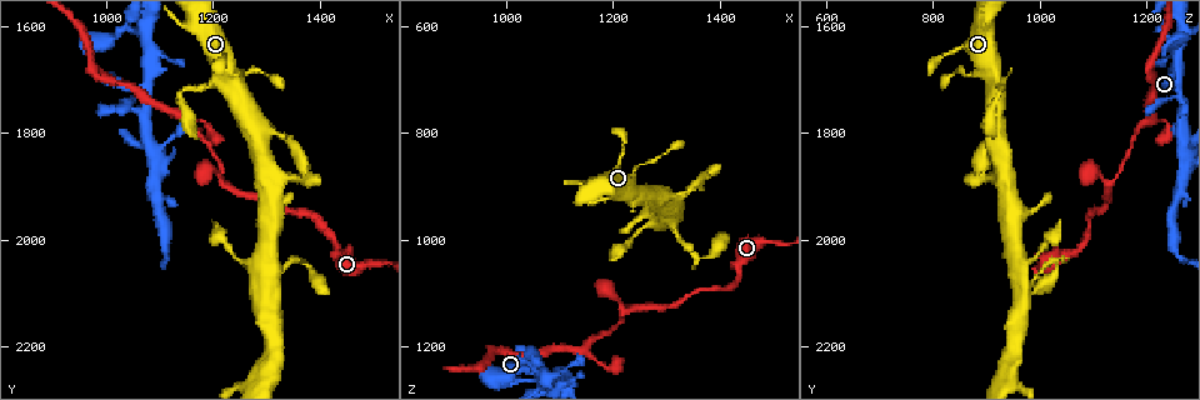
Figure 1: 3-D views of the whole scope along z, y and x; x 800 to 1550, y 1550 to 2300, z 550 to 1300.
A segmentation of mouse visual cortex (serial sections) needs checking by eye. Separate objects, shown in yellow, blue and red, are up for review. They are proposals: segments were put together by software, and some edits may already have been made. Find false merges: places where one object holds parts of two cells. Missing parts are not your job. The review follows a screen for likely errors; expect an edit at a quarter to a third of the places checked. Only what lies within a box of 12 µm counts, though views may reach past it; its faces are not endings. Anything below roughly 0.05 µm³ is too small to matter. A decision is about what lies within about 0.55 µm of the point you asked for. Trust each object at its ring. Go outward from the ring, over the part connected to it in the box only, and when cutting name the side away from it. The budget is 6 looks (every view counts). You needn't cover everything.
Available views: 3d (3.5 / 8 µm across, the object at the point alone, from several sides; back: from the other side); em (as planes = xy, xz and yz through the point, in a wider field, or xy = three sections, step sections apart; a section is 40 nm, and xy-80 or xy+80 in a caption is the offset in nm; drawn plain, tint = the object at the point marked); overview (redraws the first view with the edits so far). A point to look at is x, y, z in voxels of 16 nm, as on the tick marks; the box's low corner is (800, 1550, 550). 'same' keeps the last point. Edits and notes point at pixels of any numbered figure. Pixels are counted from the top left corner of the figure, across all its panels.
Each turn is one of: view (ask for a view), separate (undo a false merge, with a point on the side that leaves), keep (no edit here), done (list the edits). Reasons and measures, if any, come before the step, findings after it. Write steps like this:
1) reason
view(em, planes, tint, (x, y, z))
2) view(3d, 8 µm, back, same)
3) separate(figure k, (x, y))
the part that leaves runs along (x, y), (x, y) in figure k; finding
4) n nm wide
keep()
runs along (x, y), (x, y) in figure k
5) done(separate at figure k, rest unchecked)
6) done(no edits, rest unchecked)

looks like a crossing
view(3d, 3.5 µm, (1070, 1720, 1255))

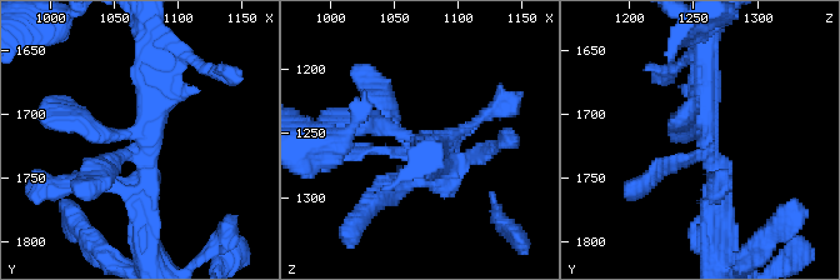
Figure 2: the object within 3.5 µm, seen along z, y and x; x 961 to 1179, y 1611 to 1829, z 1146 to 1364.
4 arms; arms of 200, 300, 300, 350 nm; shape alone is not enough
view(em, planes, tint, (1070, 1716, 1258))

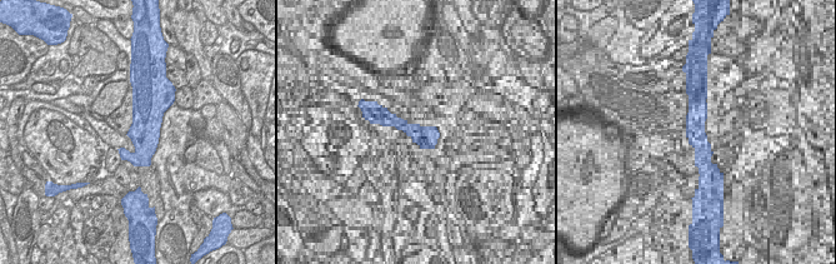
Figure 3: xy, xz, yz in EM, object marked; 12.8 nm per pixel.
keep()
runs along (65, 124), (145, 143), (145, 215) in figure 2; continuous, no second cell

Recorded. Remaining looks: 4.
abrupt turn
view(3d, 8 µm, (1225, 1895, 1140))

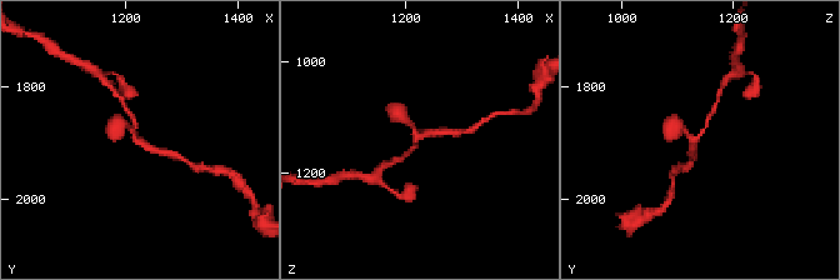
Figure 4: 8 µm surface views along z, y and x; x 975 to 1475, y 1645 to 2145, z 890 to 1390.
view(3d, 3.5 µm, (1225, 1895, 1135))

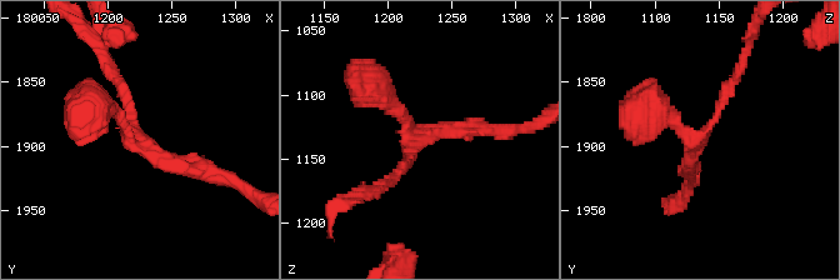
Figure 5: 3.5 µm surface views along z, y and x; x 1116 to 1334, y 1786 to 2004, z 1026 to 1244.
3 arms; arms of 150, 200, 200 nm; need the tissue
view(em, xy, step 5, tint, (1224, 1896, 1132))

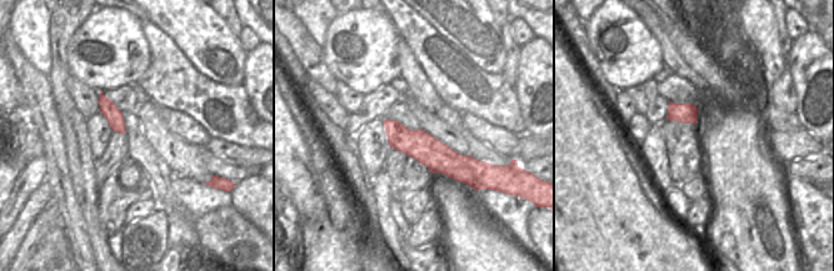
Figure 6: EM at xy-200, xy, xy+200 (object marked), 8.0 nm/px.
keep()
runs along (386, 123), (467, 176) in figure 6; one cell here

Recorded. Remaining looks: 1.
done(no edits, rest unchecked)

